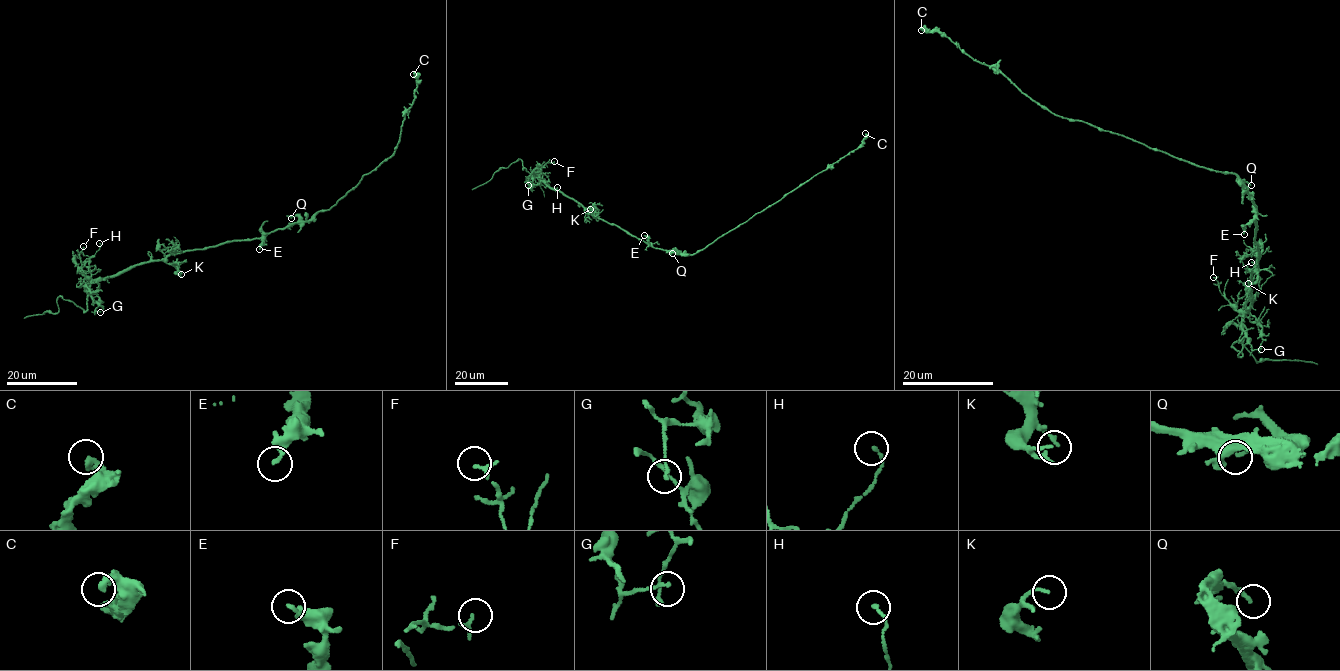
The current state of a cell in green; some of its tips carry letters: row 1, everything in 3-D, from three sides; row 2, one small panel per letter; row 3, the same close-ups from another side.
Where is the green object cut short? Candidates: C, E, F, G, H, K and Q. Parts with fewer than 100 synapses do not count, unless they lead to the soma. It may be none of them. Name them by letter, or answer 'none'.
none

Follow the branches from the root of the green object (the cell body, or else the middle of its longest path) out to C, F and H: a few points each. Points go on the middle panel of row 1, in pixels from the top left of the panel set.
C: (656, 247), (682, 254), (705, 248), (857, 148), (867, 136), (865, 133)
F: (656, 247), (598, 218), (577, 202), (553, 190), (541, 178), (539, 171), (547, 162), (554, 161)
H: (656, 247), (598, 218), (577, 202), (553, 190), (538, 176), (551, 187), (557, 187)

